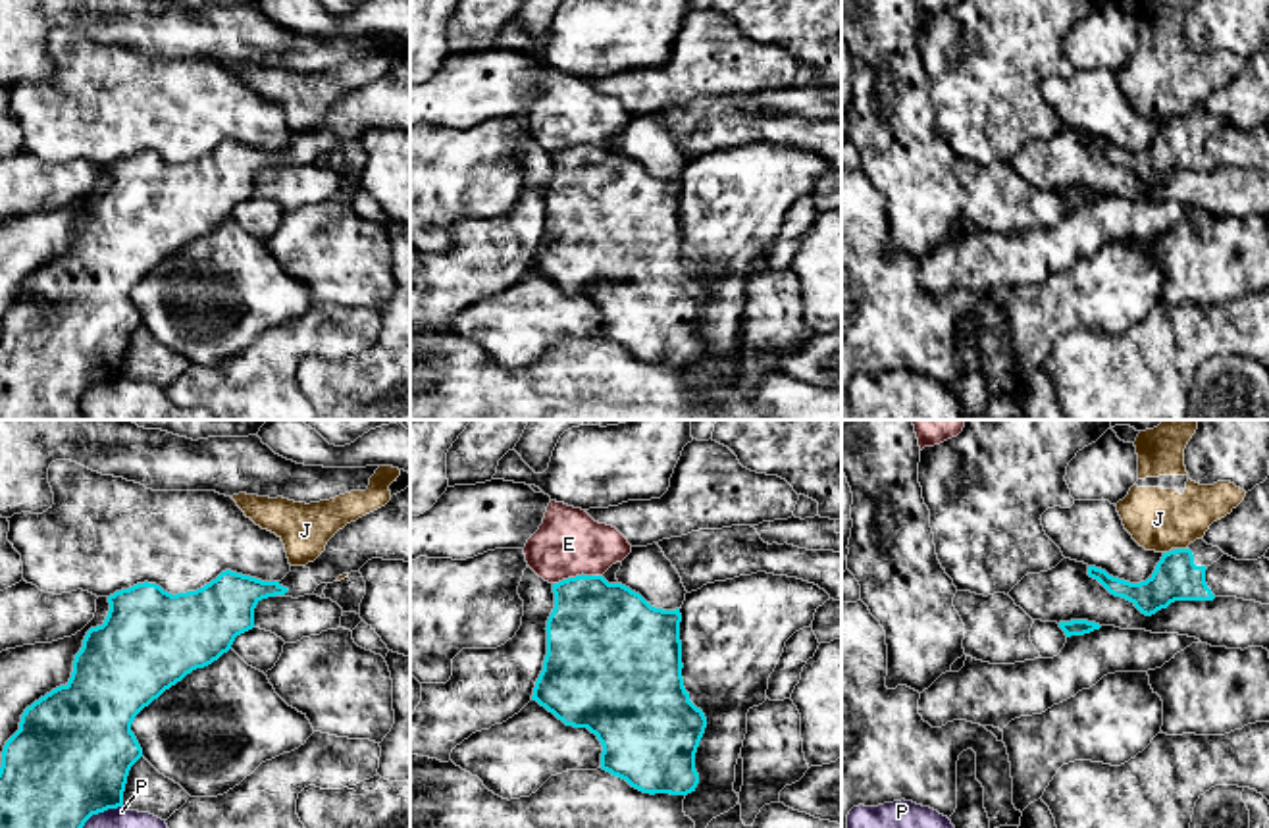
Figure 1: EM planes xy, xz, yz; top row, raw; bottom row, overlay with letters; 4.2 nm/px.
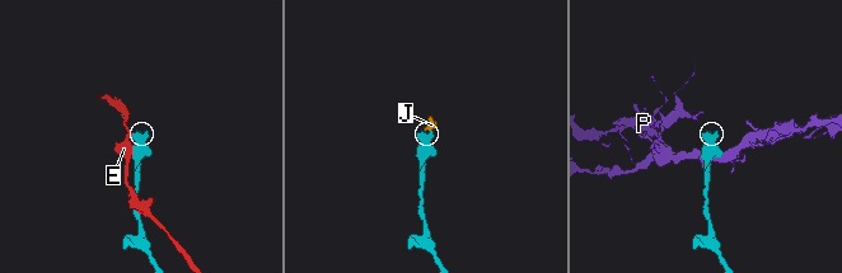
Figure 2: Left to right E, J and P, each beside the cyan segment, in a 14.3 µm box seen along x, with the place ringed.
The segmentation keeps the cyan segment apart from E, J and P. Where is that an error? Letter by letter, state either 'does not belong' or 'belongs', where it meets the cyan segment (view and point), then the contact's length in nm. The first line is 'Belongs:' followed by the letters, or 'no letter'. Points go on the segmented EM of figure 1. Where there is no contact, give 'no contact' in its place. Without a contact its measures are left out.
Belongs: no letter
E: does not belong | xz (576, 576) | 220 nm
J: does not belong | yz (1181, 549) | 50 nm
P: does not belong | xy (101, 811) | 200 nm

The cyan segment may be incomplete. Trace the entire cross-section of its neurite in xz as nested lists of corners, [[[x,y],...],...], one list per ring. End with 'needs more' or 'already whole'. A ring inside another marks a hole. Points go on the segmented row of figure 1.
[[[603,576],[553,583],[547,655],[531,699],[566,726],[587,728],[603,745],[601,768],[643,793],[687,795],[699,774],[695,753],[707,728],[682,678],[680,608],[651,607],[639,593]]]; already whole

